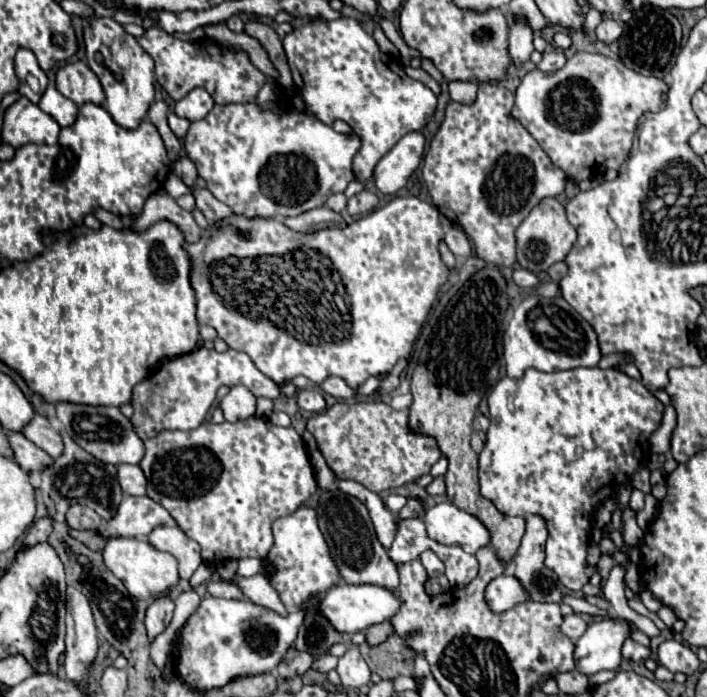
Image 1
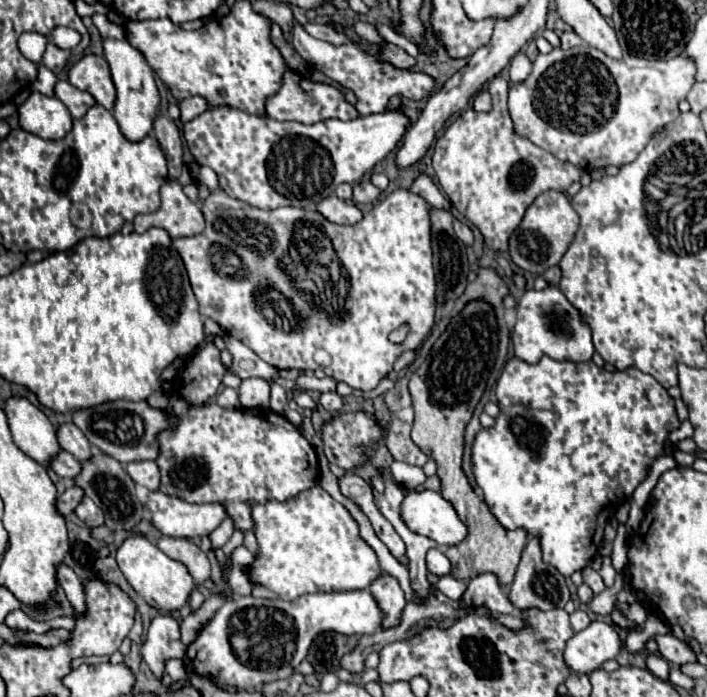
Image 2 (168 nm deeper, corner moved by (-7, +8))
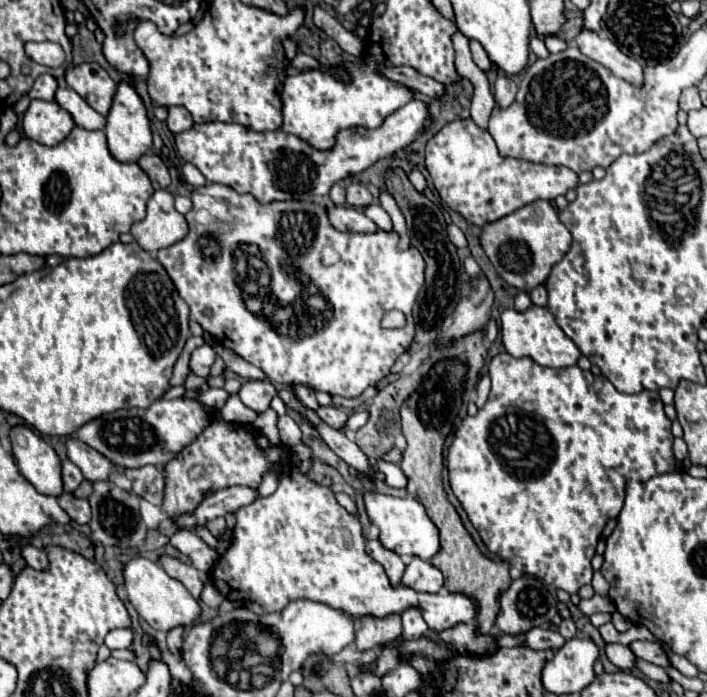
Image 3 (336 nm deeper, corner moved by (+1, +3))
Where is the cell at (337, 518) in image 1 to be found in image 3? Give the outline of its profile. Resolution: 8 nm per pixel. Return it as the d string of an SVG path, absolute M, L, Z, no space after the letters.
M391 613L391 617L361 617L361 629L357 631L357 649L373 649L401 637L401 615Z

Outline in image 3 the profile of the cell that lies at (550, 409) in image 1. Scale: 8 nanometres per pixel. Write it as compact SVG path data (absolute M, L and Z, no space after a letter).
M499 353L491 359L489 363L489 377L491 377L491 393L483 409L477 411L475 417L465 417L461 427L455 431L455 439L449 447L447 455L447 469L449 469L449 483L461 505L465 507L473 527L479 531L483 543L487 549L501 559L509 563L521 563L523 571L527 575L543 579L547 585L553 585L557 589L565 589L567 593L577 593L581 585L591 583L591 559L595 555L597 541L601 537L601 531L605 523L611 517L617 517L623 509L623 497L625 497L625 487L627 481L639 479L647 481L659 473L671 473L675 471L675 459L673 459L673 435L671 435L671 421L663 411L663 401L657 391L643 389L641 393L619 393L605 377L595 377L589 371L579 369L577 365L573 367L563 367L563 369L551 369L551 367L541 367L533 363L531 359L515 359L509 353Z

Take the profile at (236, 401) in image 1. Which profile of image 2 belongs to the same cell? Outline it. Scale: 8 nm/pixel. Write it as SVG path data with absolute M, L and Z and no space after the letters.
M247 378L239 386L239 400L243 408L267 410L269 408L269 382L263 378Z

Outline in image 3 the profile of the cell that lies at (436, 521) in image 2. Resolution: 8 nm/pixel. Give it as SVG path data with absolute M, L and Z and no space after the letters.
M365 493L365 505L367 505L367 513L371 523L375 523L379 527L379 541L383 543L383 547L399 553L399 555L419 555L423 559L431 559L439 549L439 529L435 527L435 523L429 519L425 507L415 499L415 497L405 497L405 499L397 499L397 497L389 497L389 495L381 495L381 493Z

